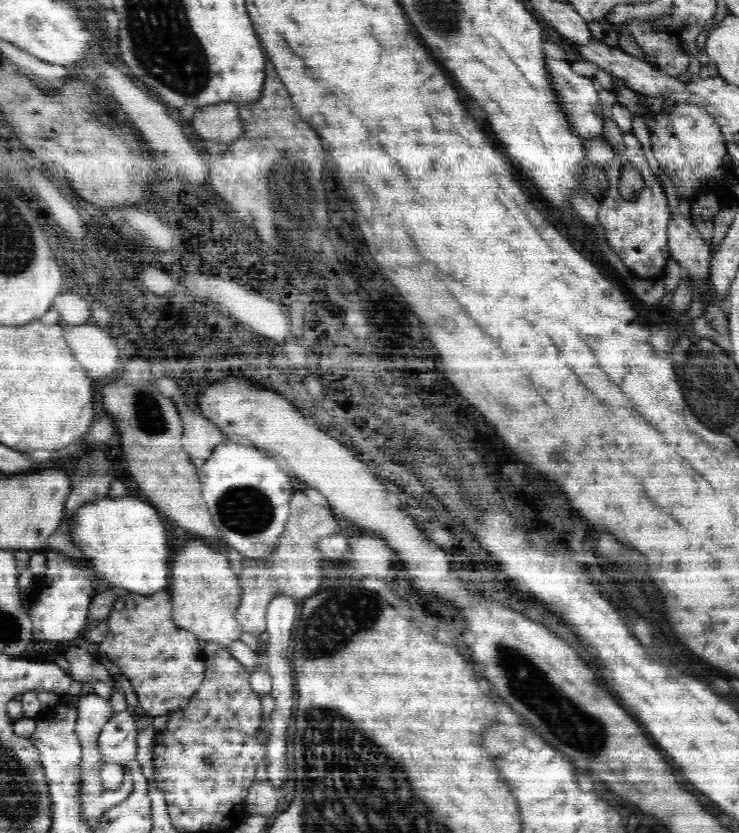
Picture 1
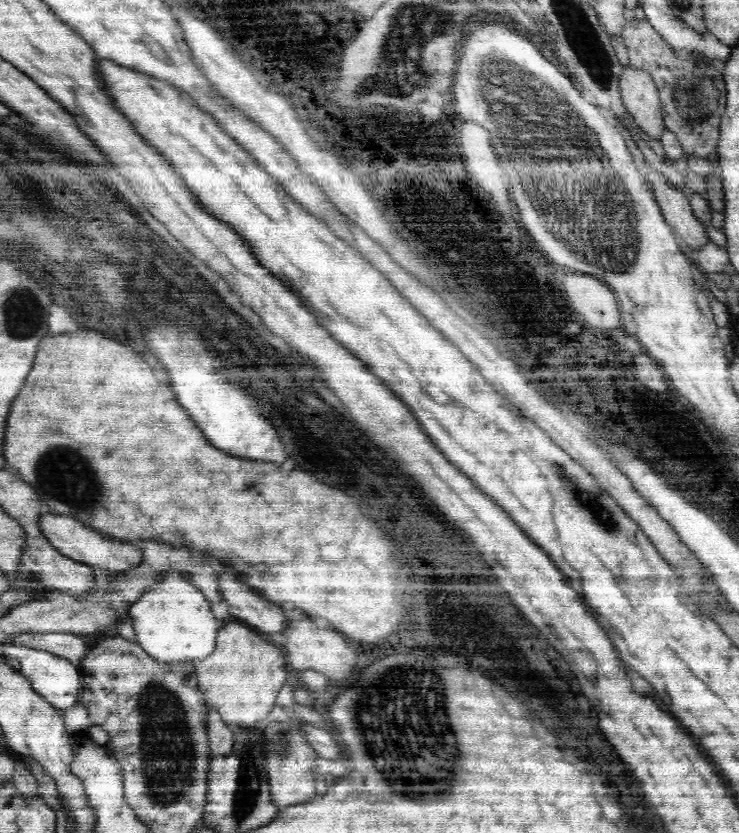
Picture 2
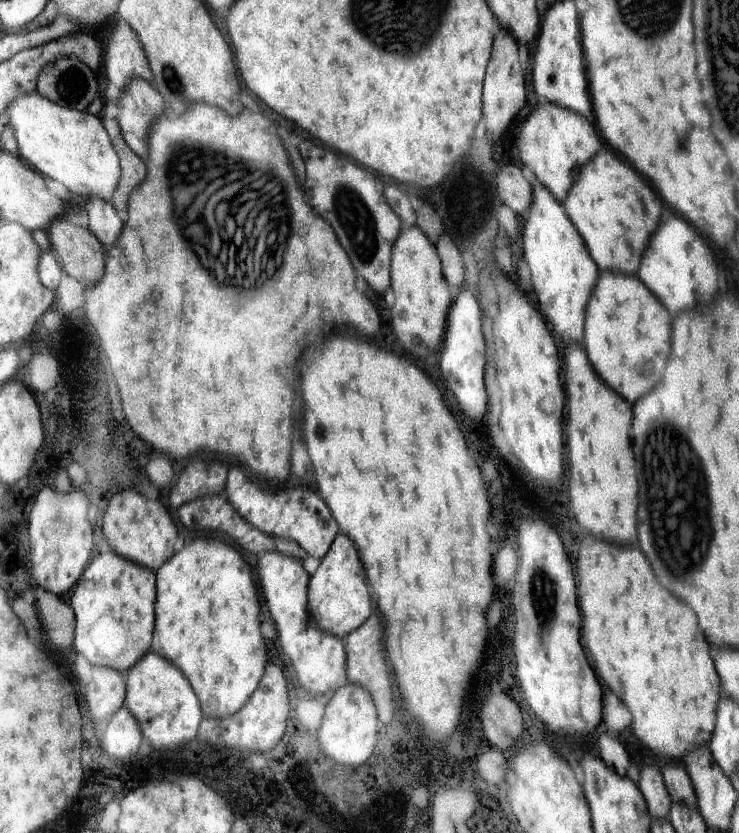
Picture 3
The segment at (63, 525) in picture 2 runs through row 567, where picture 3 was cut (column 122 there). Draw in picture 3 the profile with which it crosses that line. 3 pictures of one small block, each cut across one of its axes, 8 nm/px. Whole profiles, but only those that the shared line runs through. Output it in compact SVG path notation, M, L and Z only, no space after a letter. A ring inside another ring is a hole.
M143 78L135 79L123 92L118 112L118 126L126 144L145 163L148 160L151 134L160 116L170 113L159 90Z

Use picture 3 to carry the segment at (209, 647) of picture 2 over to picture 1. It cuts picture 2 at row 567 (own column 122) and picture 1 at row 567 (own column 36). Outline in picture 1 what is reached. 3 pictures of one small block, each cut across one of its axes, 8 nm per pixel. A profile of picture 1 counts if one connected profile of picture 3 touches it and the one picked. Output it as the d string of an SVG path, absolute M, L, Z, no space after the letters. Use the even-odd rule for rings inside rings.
M138 497L93 499L84 502L72 516L71 537L91 566L112 588L136 594L156 594L168 588L170 548L166 528L157 509Z

